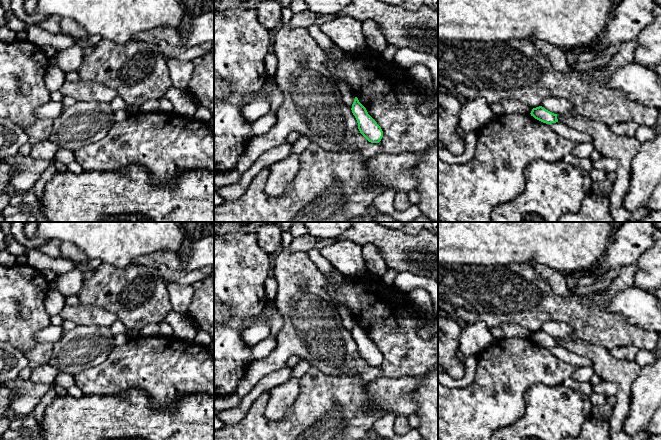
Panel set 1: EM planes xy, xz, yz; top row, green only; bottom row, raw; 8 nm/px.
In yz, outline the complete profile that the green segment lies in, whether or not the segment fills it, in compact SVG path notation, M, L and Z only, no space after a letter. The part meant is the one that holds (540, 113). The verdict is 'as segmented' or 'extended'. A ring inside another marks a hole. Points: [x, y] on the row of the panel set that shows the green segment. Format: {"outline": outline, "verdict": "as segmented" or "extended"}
{"outline": "M542 106L533 108L530 114L535 119L537 119L537 120L539 120L543 123L546 123L546 124L551 124L551 123L558 122L557 114L554 114L554 113L546 110Z", "verdict": "as segmented"}

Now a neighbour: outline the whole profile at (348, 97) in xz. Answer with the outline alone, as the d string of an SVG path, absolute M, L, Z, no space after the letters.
M338 80L336 81L336 84L342 95L342 100L344 104L351 109L355 99L354 94L351 92L350 88L343 81Z

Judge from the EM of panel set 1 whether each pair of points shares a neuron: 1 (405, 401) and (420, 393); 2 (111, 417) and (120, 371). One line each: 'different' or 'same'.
1: different
2: different

